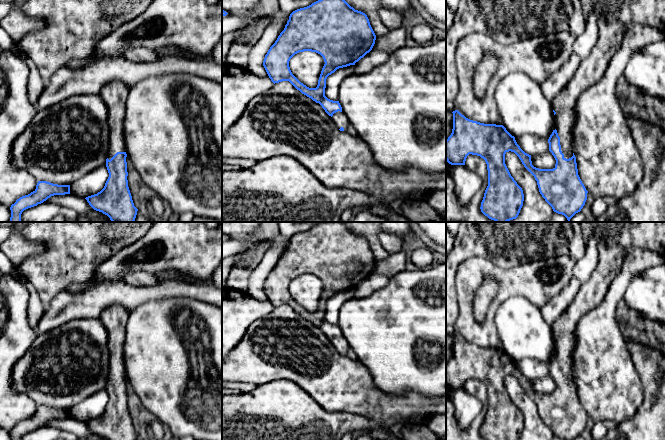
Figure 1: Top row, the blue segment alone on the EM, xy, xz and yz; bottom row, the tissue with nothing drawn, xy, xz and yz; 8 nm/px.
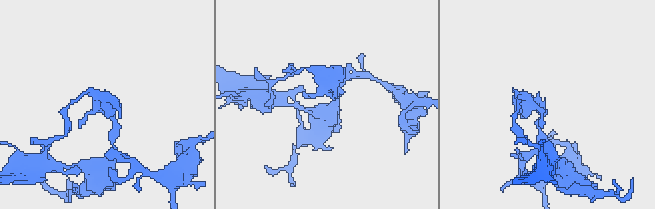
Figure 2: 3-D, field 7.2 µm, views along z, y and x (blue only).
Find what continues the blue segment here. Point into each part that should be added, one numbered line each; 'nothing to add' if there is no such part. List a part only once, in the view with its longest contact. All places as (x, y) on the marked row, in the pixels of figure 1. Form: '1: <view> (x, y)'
1: yz (613, 16)

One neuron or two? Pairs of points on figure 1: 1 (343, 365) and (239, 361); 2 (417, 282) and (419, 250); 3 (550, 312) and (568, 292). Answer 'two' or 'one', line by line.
1: one
2: two
3: one

